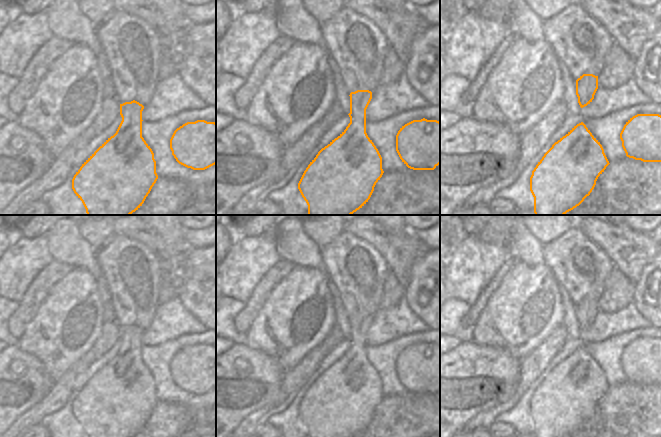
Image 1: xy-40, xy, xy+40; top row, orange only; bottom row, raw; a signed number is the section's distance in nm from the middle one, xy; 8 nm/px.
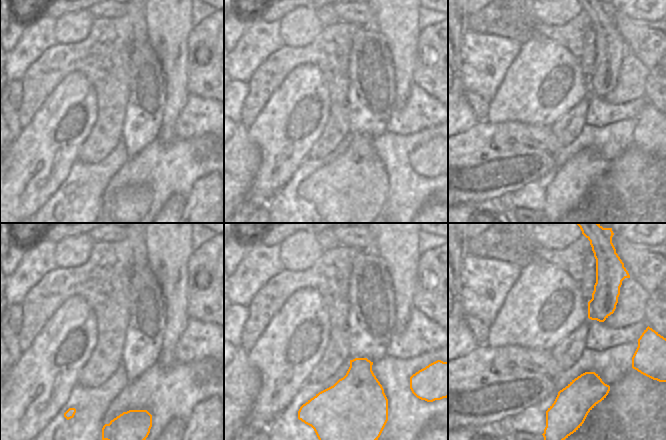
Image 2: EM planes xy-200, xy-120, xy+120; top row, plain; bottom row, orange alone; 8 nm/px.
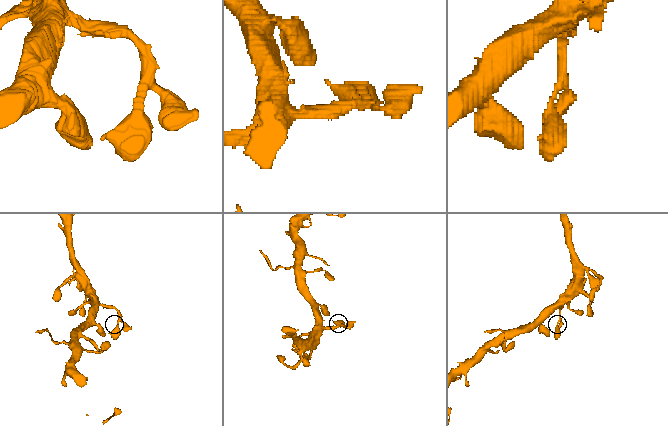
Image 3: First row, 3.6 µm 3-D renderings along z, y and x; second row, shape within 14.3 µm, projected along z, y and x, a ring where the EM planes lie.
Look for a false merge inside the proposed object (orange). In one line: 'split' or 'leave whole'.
leave whole

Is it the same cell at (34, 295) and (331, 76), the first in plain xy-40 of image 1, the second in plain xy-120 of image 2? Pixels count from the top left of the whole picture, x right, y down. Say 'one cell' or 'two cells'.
one cell

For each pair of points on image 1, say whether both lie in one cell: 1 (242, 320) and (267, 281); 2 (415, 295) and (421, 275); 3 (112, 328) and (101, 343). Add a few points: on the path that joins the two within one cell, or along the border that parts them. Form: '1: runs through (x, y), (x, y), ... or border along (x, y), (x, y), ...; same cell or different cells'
1: runs through (250, 310), (261, 291); same cell
2: runs through (417, 290), (421, 280); same cell
3: runs through (110, 332), (105, 339); same cell

